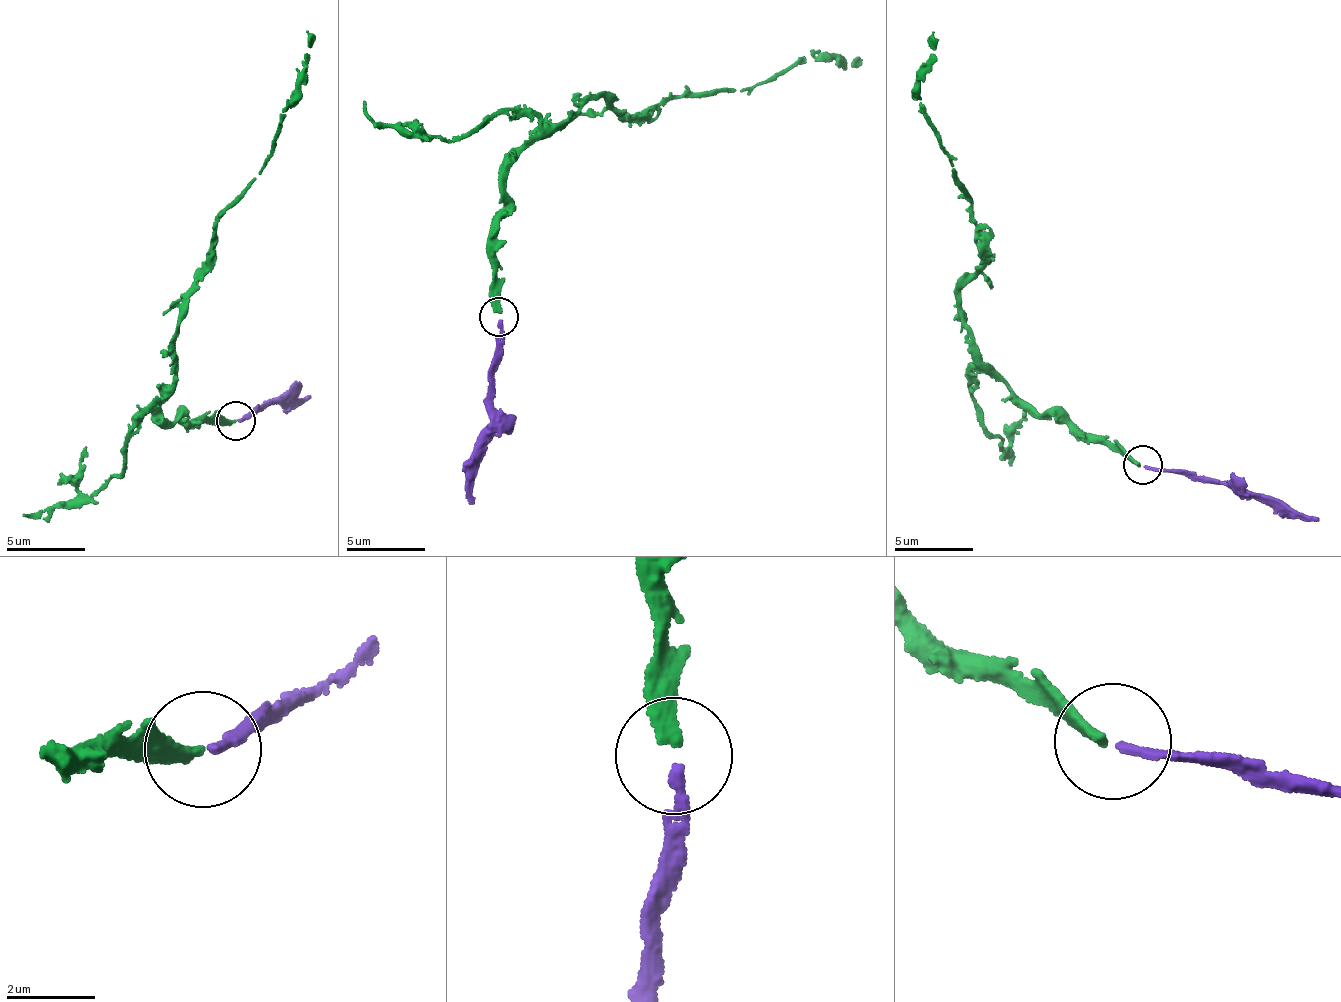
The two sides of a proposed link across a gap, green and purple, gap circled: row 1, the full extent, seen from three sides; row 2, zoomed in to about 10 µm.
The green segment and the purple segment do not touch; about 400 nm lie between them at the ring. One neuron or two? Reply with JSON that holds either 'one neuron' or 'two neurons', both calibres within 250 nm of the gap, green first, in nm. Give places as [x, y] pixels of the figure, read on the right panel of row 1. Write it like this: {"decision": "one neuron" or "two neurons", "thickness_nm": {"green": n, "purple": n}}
{"decision": "one neuron", "thickness_nm": {"green": 300, "purple": 220}}

